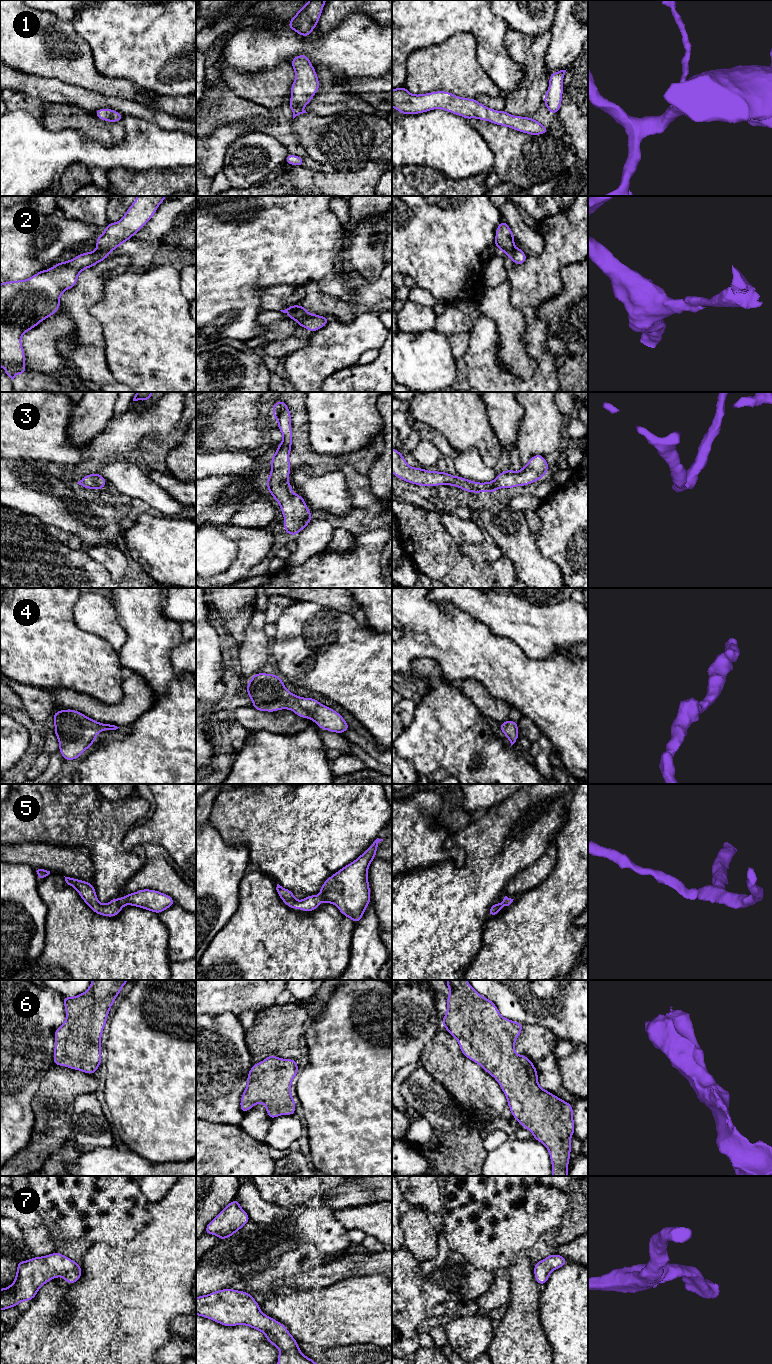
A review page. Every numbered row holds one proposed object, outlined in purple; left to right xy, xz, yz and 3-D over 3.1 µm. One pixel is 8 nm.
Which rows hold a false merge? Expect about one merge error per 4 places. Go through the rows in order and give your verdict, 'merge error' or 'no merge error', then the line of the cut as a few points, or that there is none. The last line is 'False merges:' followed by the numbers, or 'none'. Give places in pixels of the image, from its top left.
1: no merge error | no cut
2: merge error | xy (97, 248), (103, 249), (108, 254)
3: no merge error | no cut
4: no merge error | no cut
5: no merge error | no cut
6: no merge error | no cut
7: no merge error | no cut
False merges: 2

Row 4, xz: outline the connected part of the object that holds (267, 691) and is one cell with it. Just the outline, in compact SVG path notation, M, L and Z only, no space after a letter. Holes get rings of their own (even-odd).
M256 673L247 683L246 691L257 711L276 712L288 709L301 718L314 721L323 730L342 734L350 729L337 711L315 698L304 698L291 693L279 675Z

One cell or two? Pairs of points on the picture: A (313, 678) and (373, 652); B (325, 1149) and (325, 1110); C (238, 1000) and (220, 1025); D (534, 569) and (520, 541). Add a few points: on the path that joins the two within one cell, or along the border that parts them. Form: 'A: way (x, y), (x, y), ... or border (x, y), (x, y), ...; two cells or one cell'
A: way (328, 663), (358, 662); one cell
B: way (325, 1139), (325, 1120); one cell
C: border (206, 1014), (233, 1013), (237, 1017); two cells
D: way (528, 562), (526, 555), (520, 548); one cell

